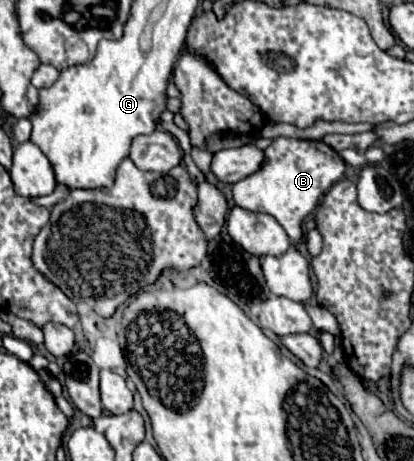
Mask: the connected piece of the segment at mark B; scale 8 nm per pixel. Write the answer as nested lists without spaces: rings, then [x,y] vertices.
[[[276,138],[272,142],[272,146],[268,146],[264,150],[266,154],[266,162],[264,166],[254,172],[254,176],[248,176],[240,182],[234,184],[234,202],[250,212],[264,212],[270,214],[278,220],[278,224],[286,230],[292,246],[304,242],[304,232],[302,232],[302,222],[308,214],[314,212],[314,208],[318,206],[320,198],[344,176],[346,164],[344,160],[338,156],[338,152],[334,152],[328,144],[324,144],[322,140],[296,140],[296,138]]]

